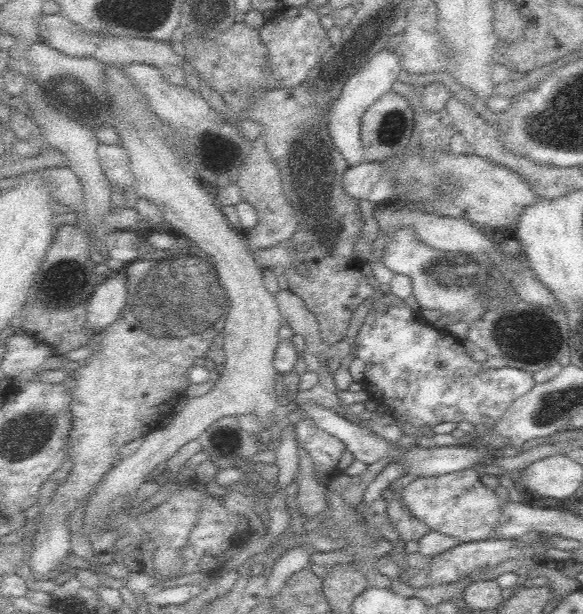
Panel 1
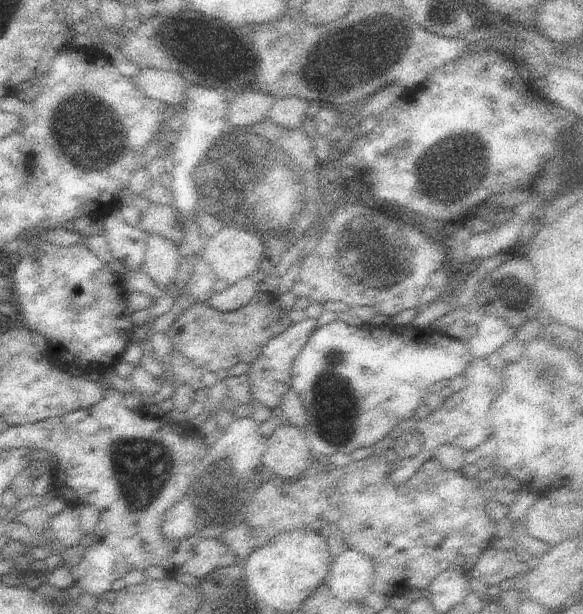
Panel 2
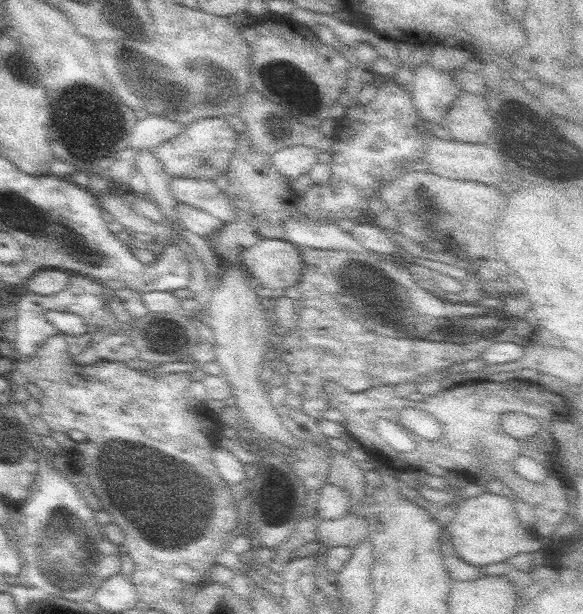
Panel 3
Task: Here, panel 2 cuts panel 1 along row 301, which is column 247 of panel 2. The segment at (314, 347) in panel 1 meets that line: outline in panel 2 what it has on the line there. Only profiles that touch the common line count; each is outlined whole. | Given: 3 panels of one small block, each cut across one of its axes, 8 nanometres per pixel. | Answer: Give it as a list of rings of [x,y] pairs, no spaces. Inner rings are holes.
[[[251,277],[242,278],[235,284],[226,285],[221,293],[213,291],[207,304],[219,312],[233,312],[245,306],[257,291],[257,283]]]

